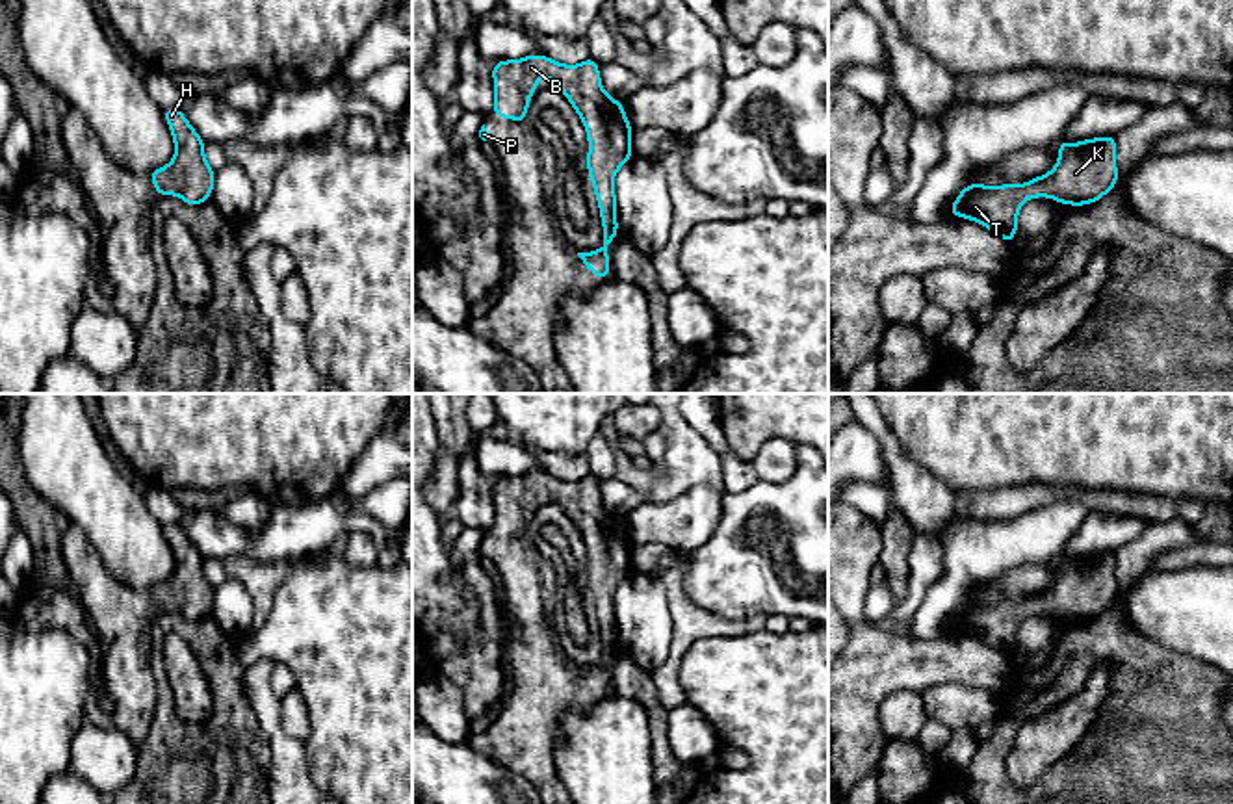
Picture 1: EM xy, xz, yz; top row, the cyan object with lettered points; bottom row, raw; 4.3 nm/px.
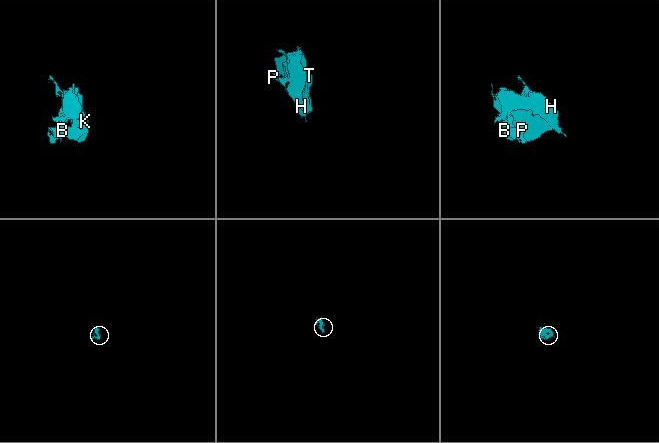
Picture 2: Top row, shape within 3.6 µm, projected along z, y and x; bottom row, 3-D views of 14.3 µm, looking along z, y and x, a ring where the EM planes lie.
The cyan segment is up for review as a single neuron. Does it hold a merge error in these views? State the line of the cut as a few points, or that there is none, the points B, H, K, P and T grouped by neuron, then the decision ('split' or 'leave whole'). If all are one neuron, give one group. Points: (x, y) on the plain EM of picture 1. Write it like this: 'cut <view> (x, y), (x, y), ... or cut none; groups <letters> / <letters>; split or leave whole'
cut none; groups B H K P T; leave whole

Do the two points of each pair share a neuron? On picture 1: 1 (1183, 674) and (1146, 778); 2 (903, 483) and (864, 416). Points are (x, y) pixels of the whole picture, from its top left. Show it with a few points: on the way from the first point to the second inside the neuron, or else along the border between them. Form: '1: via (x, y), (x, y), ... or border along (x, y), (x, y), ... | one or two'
1: via (1167, 700), (1161, 752) | one
2: via (899, 466), (881, 431) | one

